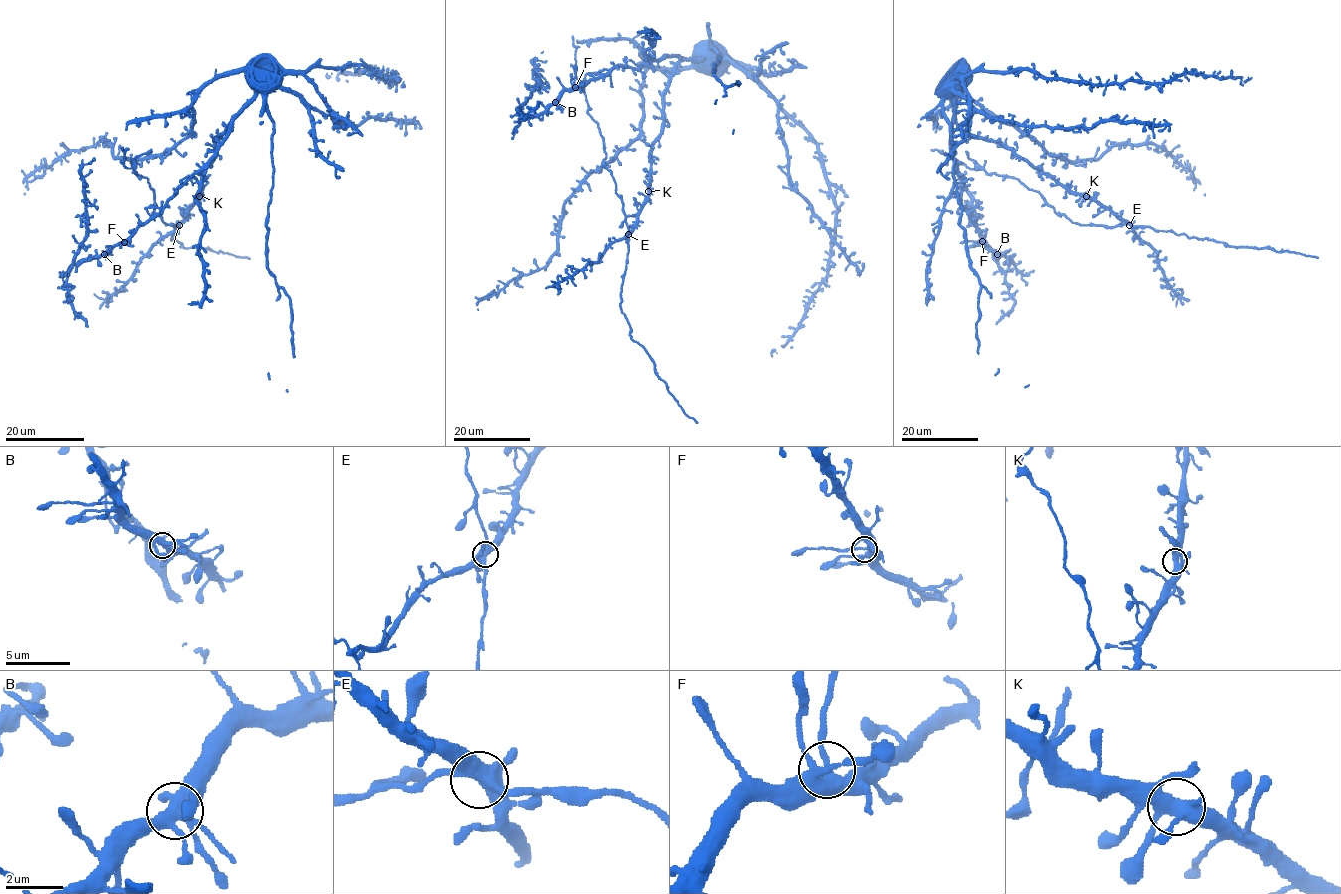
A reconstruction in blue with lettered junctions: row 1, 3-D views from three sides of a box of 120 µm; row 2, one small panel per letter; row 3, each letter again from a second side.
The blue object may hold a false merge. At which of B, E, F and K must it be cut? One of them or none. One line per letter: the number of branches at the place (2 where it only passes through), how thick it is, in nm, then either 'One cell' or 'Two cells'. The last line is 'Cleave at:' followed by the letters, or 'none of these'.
B: Branches: 5. Thickness 440 nm. One cell
E: Branches: 5. Thickness 480 nm. Two cells
F: Branches: 5. Thickness 360 nm. One cell
K: Branches: 5. Thickness 440 nm. One cell
Cleave at: E

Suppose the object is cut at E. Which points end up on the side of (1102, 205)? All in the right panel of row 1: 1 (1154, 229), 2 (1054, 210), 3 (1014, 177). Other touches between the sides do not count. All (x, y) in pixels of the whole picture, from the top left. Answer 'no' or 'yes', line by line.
1: no
2: no
3: no

